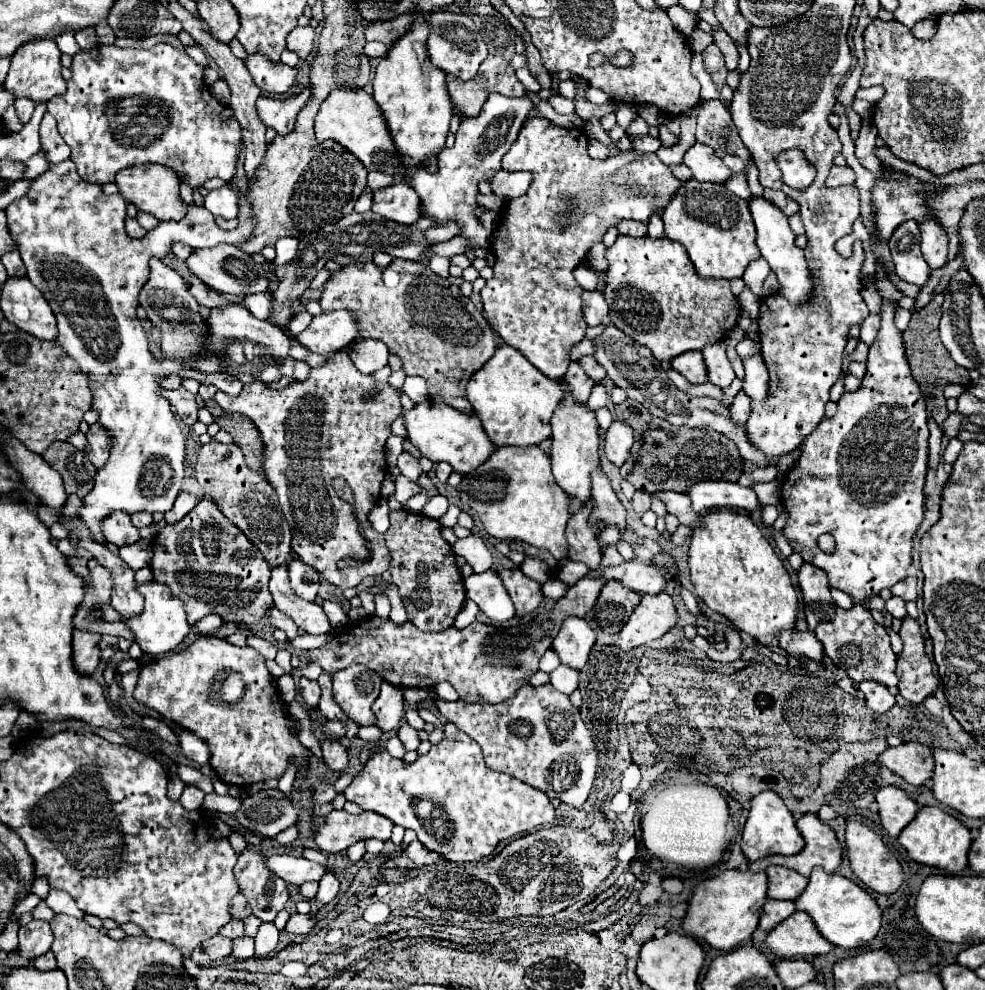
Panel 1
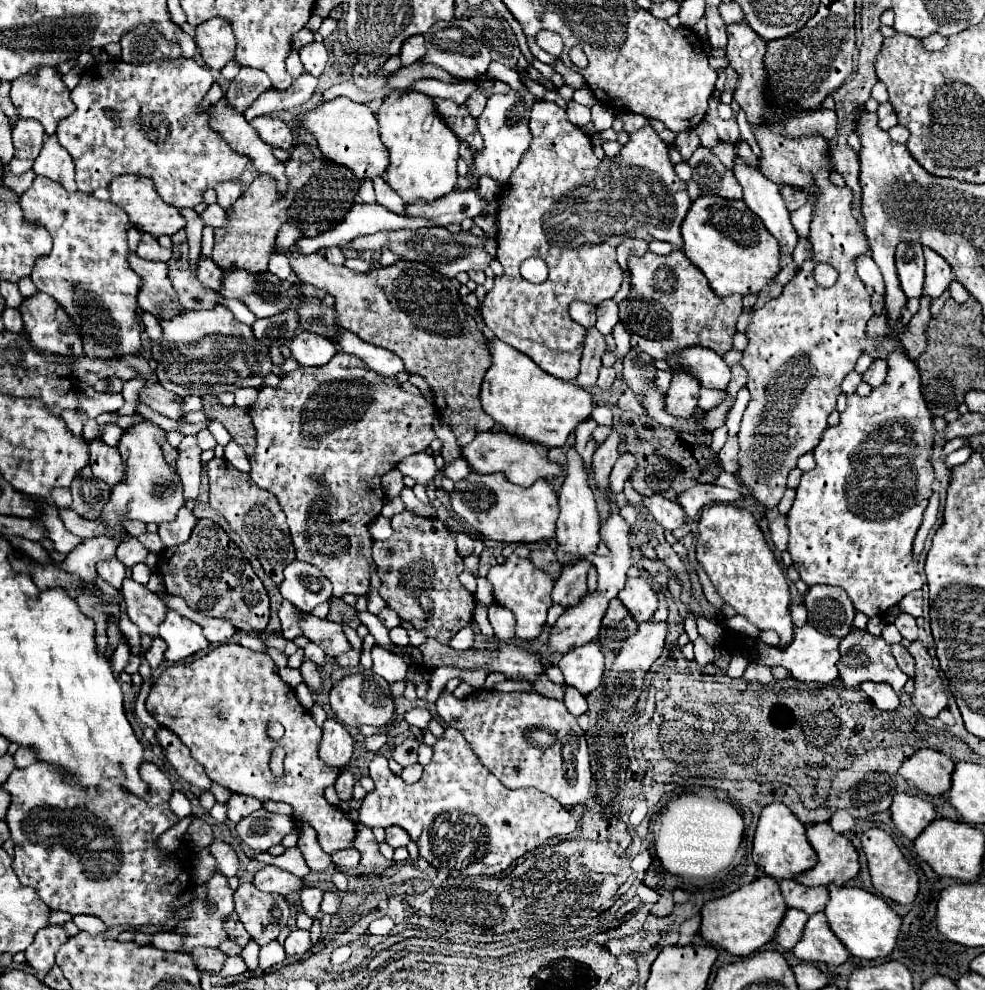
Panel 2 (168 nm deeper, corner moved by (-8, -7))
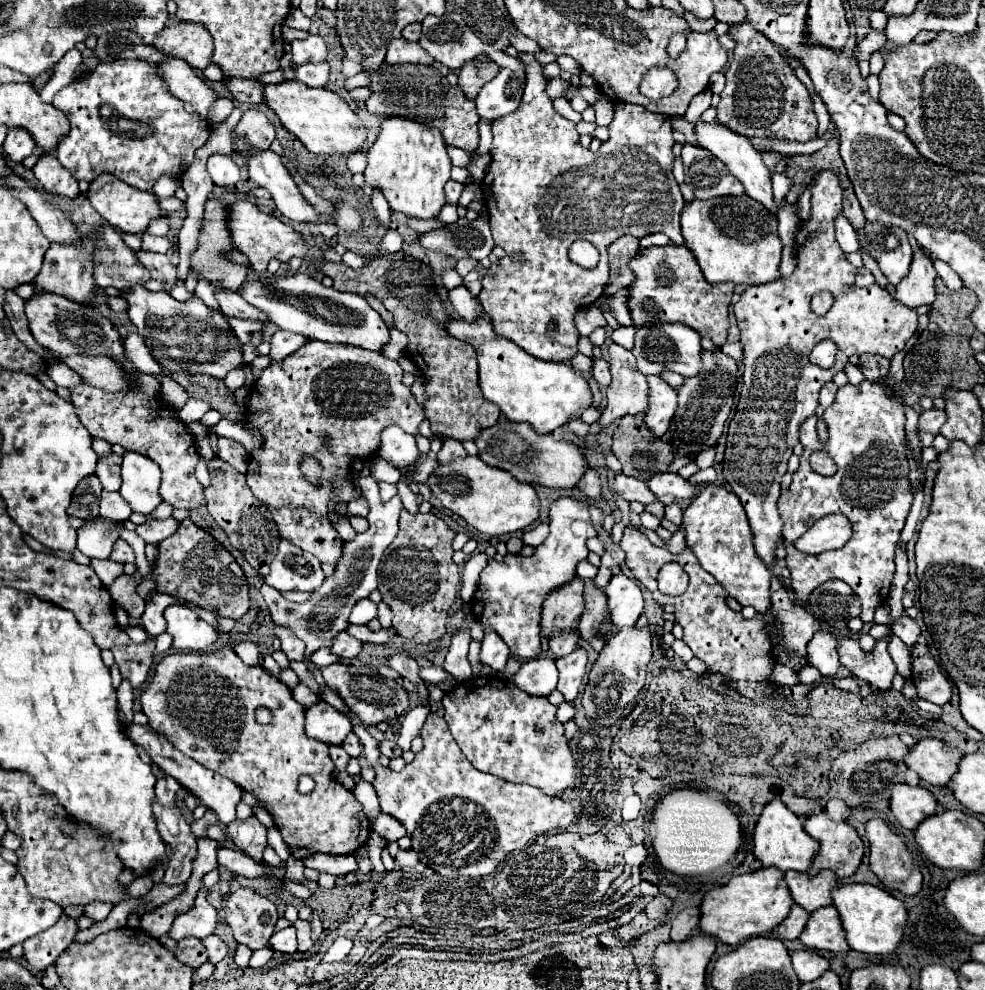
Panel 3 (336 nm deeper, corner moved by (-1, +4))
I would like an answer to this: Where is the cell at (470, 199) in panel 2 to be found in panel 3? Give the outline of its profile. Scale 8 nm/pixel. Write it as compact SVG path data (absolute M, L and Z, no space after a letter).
M448 180L446 182L446 202L448 204L458 204L458 198L460 198L462 190L464 190L464 184L460 184L456 180Z

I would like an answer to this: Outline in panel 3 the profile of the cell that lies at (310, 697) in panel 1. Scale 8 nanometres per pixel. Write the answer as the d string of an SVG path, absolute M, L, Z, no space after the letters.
M276 626L274 632L280 638L282 650L286 652L290 662L304 662L306 660L306 656L304 656L306 646L304 646L304 642L300 642L300 638L296 638L288 628L282 628L282 626Z

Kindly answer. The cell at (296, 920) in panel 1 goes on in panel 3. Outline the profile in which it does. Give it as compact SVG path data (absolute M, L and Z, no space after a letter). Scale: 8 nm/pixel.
M288 926L284 930L278 930L270 938L270 946L278 952L296 952L296 928Z

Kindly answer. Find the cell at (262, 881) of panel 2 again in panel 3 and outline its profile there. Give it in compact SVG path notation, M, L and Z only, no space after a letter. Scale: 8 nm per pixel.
M220 846L218 848L218 864L226 866L228 870L232 870L238 876L244 878L260 878L266 876L266 864L264 862L256 862L254 858L248 858L244 852Z

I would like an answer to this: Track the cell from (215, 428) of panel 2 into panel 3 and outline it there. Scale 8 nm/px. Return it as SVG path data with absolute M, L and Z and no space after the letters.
M222 418L216 426L212 426L212 432L242 442L248 452L256 450L256 446L260 444L258 436L254 436L254 432L250 432L244 424L234 424L234 422L228 422L228 420L224 420L224 418Z

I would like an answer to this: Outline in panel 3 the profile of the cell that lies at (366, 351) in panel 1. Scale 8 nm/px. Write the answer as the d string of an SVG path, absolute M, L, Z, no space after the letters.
M390 328L390 342L388 342L388 344L384 344L380 352L382 352L384 356L388 356L388 358L398 360L398 358L402 358L402 356L404 356L406 342L408 342L408 340L406 340L406 336L404 336L400 330Z

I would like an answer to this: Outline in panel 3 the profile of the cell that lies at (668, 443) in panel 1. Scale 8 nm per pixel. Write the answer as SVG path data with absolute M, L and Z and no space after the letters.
M626 414L624 418L620 418L620 424L616 428L614 434L614 444L612 444L612 452L616 454L616 458L622 464L622 472L626 476L634 476L642 482L646 482L648 478L652 478L652 474L662 474L668 472L668 468L674 462L674 452L676 448L672 446L672 442L666 442L662 438L656 438L648 426L644 426L644 414Z

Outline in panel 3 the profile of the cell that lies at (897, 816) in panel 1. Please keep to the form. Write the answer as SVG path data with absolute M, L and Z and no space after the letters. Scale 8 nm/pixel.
M896 784L892 788L890 810L894 818L908 830L914 830L924 818L936 812L936 798L922 786Z

